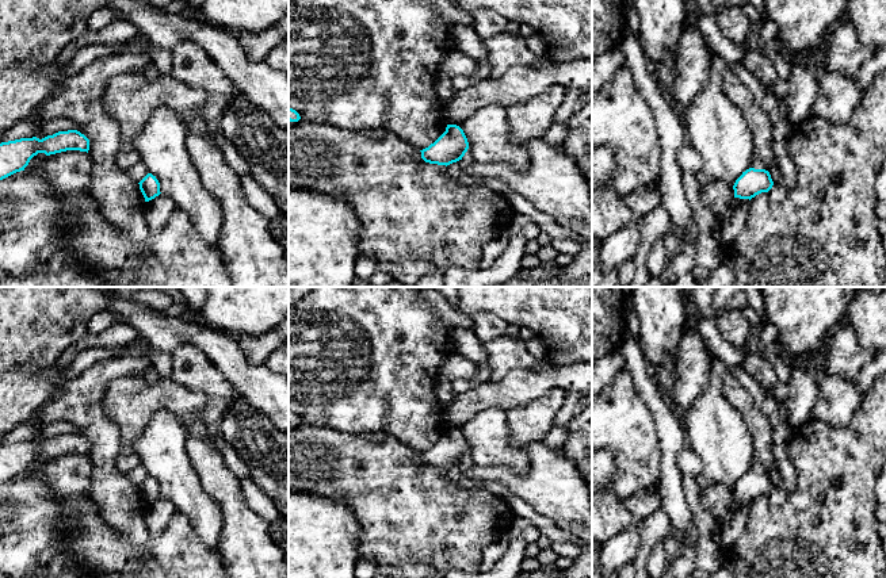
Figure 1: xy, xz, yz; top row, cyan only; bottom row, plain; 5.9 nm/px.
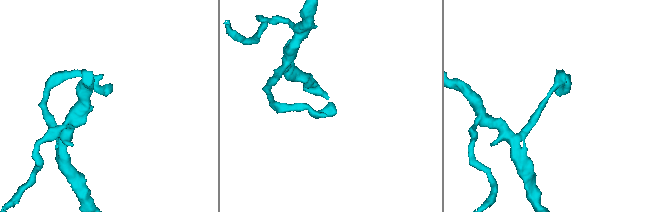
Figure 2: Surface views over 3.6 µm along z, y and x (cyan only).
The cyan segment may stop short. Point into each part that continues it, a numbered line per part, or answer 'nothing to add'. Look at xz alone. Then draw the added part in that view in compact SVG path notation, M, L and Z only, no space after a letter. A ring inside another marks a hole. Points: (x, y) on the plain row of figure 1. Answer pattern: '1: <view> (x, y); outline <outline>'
nothing to add

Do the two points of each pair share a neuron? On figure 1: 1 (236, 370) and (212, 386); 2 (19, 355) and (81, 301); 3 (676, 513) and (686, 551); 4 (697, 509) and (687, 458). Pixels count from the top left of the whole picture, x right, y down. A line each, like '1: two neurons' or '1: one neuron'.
1: two neurons
2: one neuron
3: one neuron
4: one neuron

